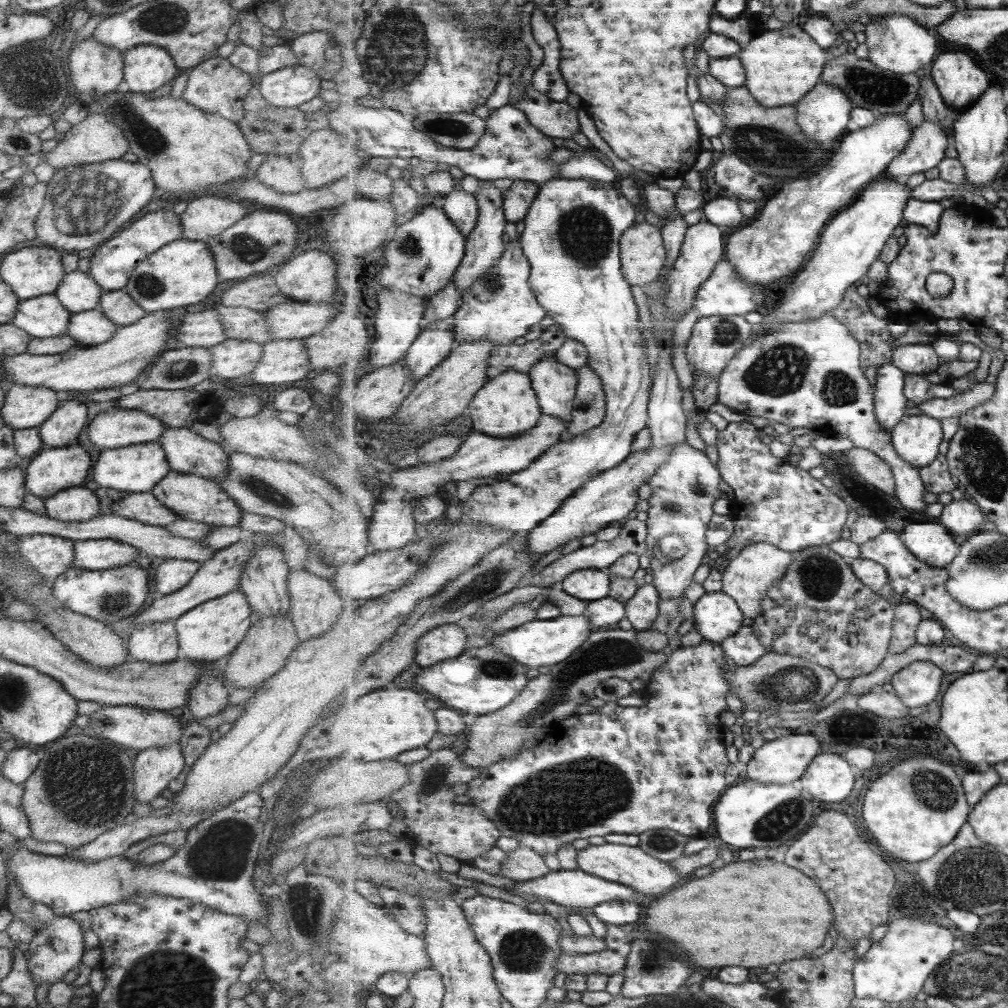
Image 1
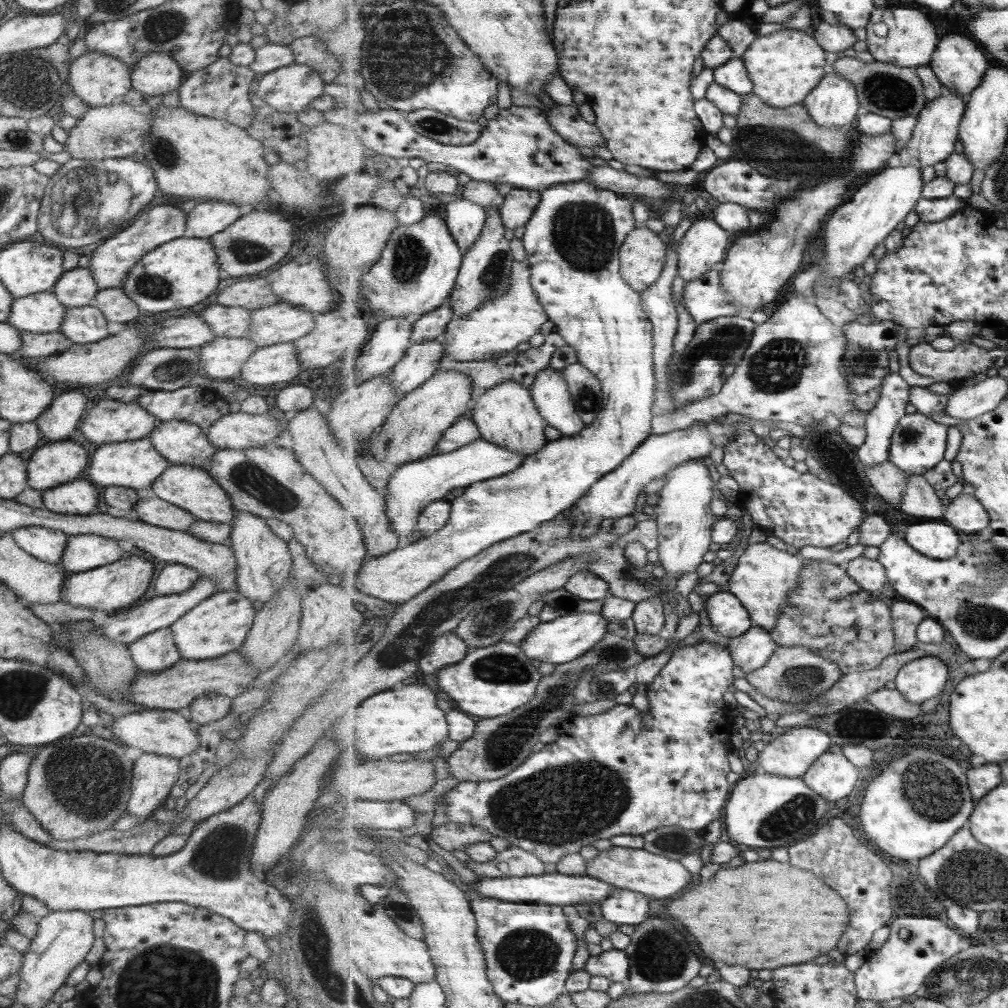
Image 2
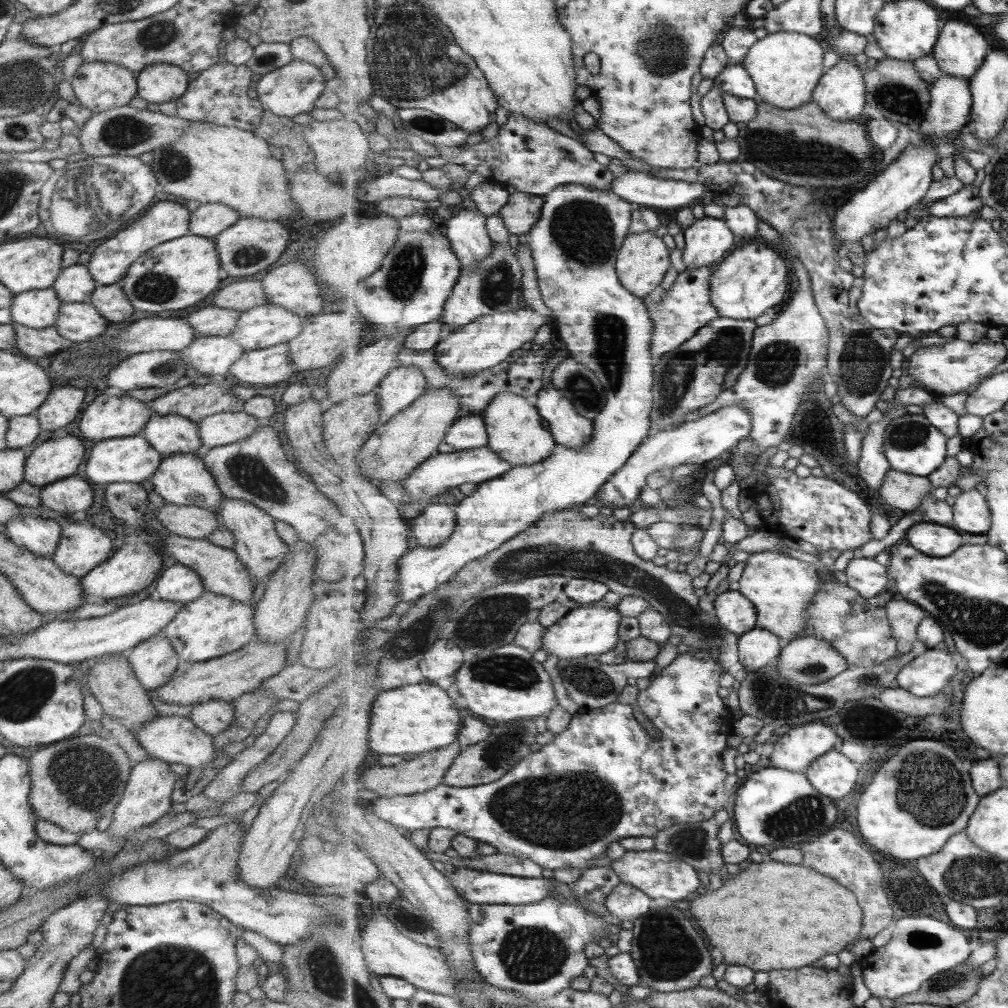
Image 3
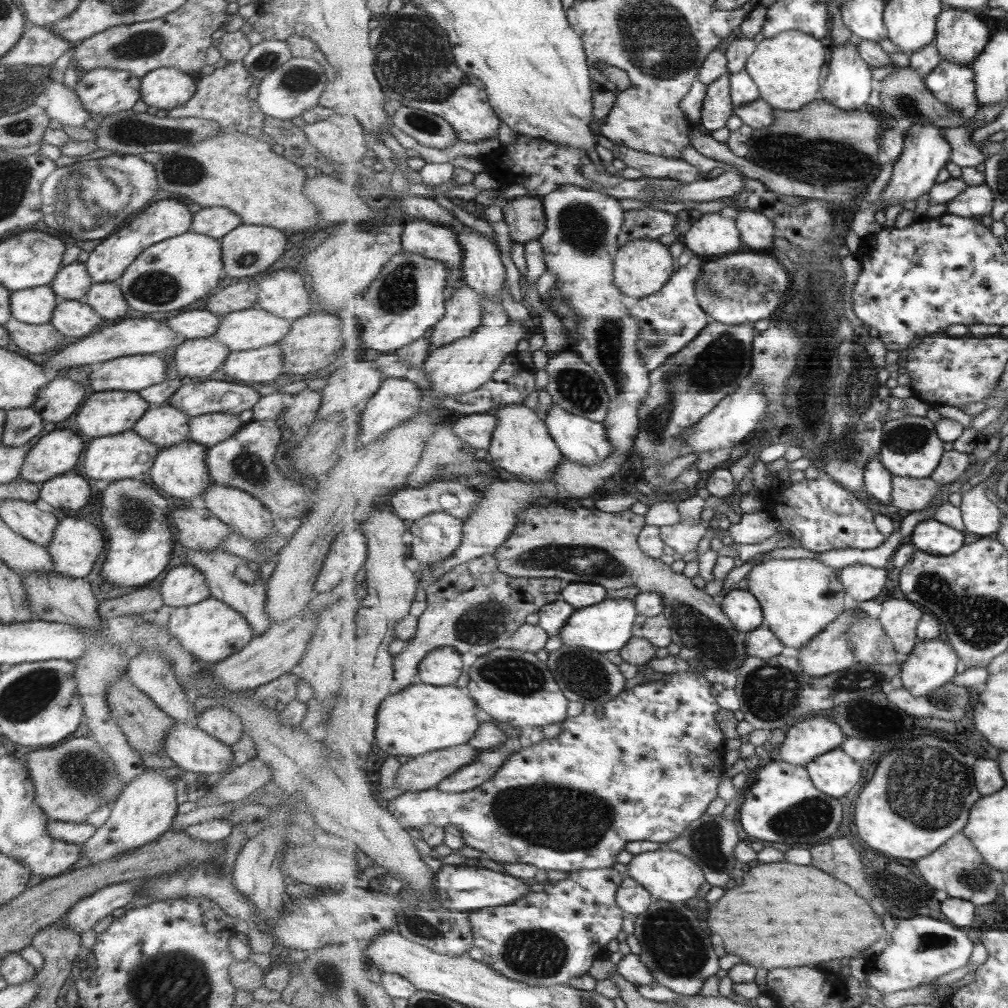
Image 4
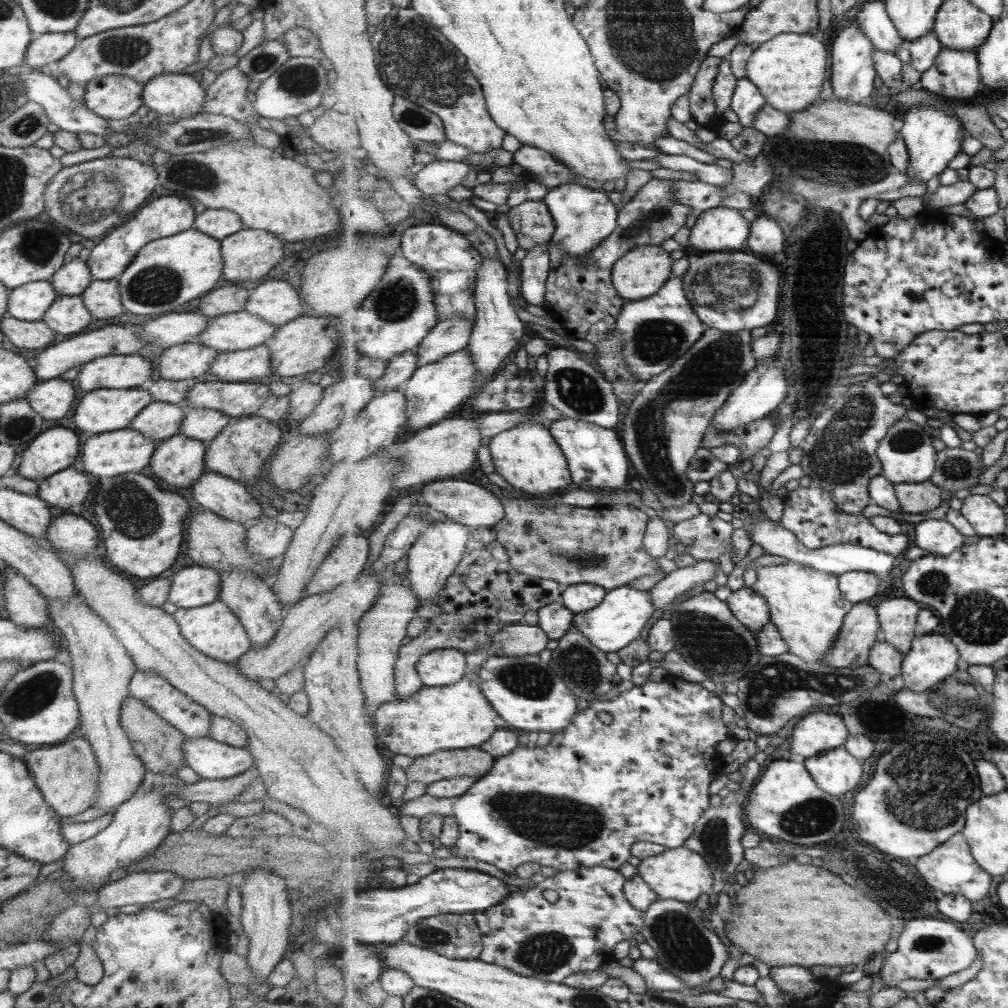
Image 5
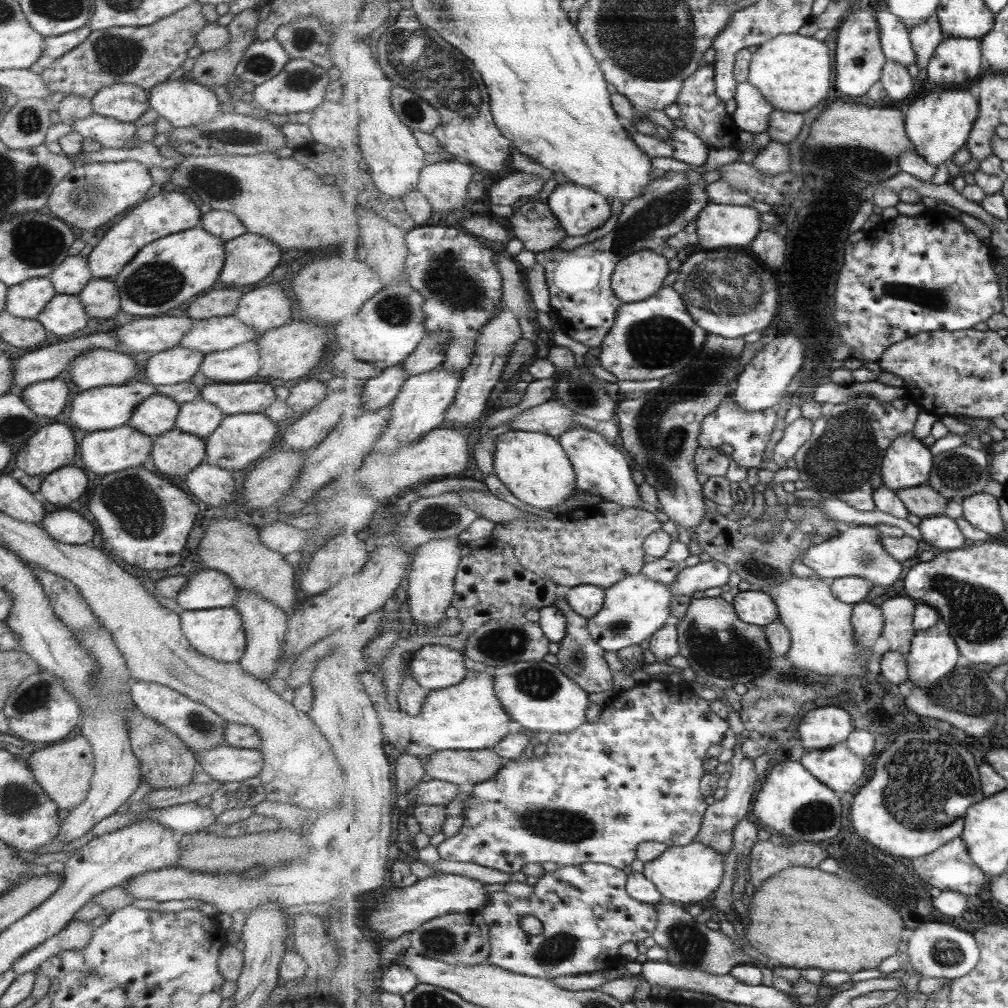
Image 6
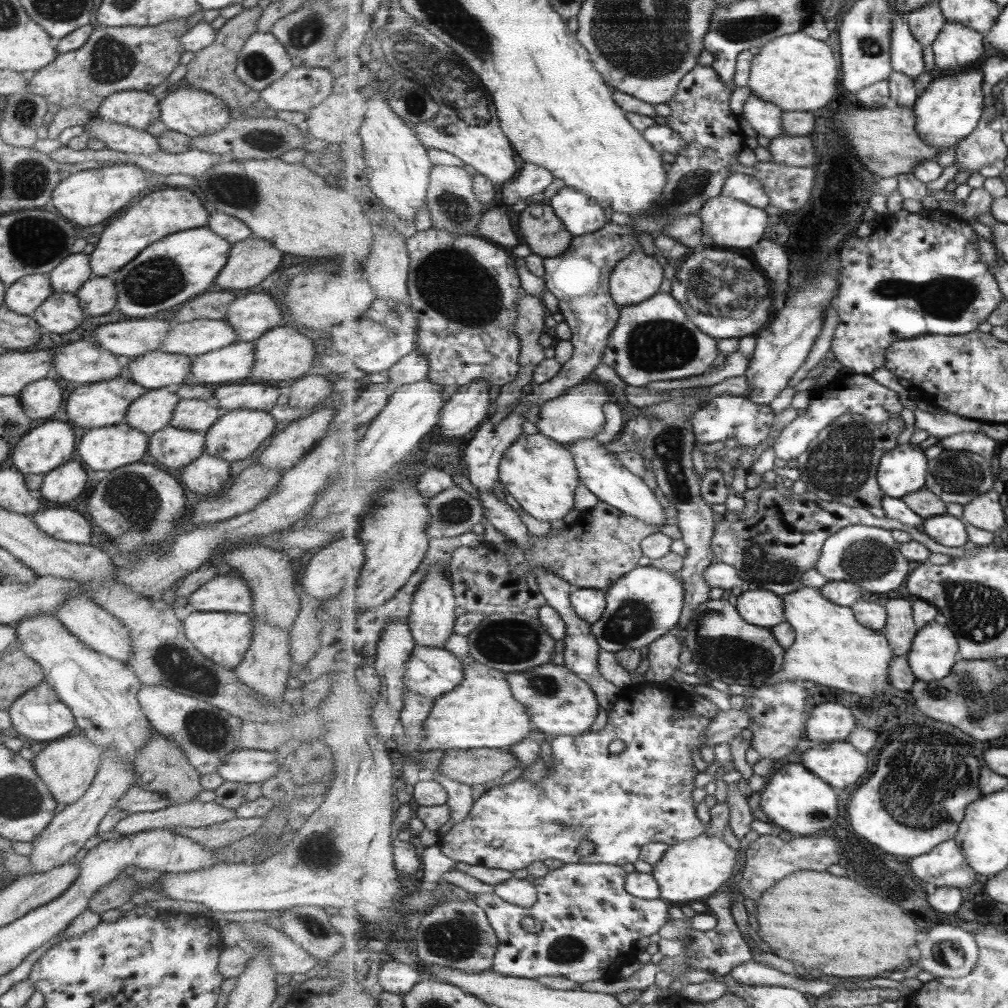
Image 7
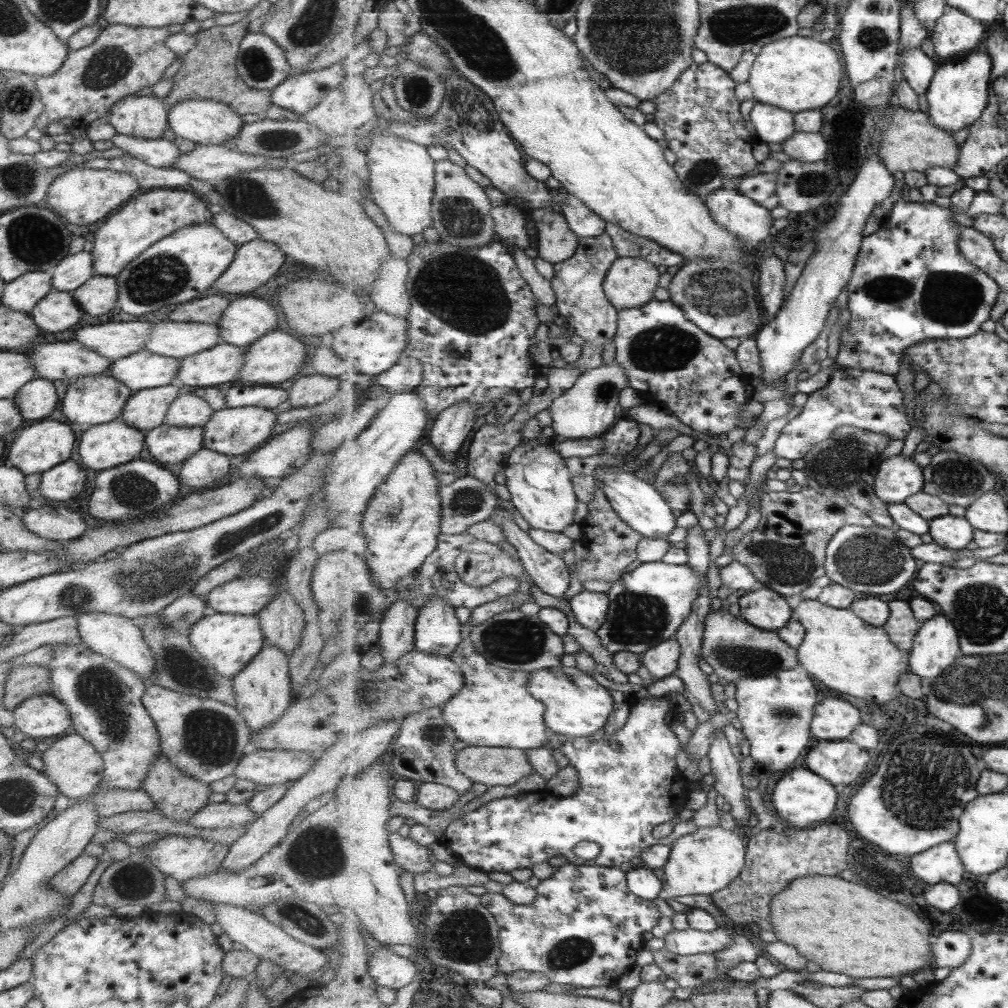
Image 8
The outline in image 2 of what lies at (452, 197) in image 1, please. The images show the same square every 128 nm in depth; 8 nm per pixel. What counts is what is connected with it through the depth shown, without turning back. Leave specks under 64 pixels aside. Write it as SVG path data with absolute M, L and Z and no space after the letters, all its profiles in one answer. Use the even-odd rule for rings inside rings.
M462 195L459 201L447 204L448 228L464 254L470 252L475 242L481 237L487 220L488 210L484 206L466 200Z

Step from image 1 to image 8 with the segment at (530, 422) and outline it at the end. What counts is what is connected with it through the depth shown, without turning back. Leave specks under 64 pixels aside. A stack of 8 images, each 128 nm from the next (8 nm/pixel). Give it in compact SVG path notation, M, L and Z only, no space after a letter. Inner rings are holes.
M539 437L537 442L535 439L525 441L507 456L502 473L512 496L511 501L530 527L547 532L563 532L575 523L575 510L579 500L568 460L561 456L561 452L557 452L549 444L539 442Z

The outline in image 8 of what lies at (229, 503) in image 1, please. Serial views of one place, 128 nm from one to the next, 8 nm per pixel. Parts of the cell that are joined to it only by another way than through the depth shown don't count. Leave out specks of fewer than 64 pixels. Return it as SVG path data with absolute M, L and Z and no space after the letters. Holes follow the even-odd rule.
M161 423L144 433L145 446L158 464L167 462L179 466L203 447L203 429L197 426L169 426Z

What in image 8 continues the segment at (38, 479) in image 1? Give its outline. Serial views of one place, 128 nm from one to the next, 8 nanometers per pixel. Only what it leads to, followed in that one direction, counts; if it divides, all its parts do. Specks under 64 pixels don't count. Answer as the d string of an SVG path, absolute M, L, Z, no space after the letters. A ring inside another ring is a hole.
M57 420L35 422L31 426L25 426L21 432L17 432L17 436L13 436L13 442L9 444L9 450L5 456L5 466L17 468L24 475L45 472L71 456L71 450L75 448L73 446L75 440L77 436L73 436L71 428Z

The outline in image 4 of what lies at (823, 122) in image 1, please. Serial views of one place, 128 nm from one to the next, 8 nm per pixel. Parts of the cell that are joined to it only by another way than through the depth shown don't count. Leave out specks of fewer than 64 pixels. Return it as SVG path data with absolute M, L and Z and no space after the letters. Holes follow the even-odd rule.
M849 39L832 49L825 80L825 100L846 111L864 110L871 98L873 72L859 55L857 39Z

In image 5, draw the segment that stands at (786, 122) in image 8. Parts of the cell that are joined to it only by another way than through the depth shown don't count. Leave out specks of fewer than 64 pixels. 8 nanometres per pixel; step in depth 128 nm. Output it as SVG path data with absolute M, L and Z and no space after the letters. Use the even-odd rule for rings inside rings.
M741 78L732 100L732 109L739 114L740 124L744 127L753 127L757 112L768 104L760 88L749 78Z

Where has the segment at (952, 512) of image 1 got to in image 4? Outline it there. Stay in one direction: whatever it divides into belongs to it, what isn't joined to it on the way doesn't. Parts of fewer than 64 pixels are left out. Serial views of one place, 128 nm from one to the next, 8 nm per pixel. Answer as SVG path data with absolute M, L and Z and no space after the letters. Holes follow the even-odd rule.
M984 483L975 486L970 491L962 495L960 505L966 530L978 535L980 538L991 536L995 537L999 532L999 528L1001 528L1001 520L1003 520L1004 514L1002 509L999 509L999 506L997 506L995 502L991 502L991 500L987 498L985 491L986 486Z

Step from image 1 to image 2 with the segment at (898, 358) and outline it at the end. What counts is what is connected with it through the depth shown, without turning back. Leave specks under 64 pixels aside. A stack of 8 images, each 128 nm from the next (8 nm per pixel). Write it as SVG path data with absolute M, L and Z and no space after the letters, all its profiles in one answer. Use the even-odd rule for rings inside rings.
M967 341L959 342L950 352L940 352L931 343L921 343L913 346L909 353L913 371L954 387L980 372L991 374L987 369L991 364L999 365L1000 361L994 361L989 350Z

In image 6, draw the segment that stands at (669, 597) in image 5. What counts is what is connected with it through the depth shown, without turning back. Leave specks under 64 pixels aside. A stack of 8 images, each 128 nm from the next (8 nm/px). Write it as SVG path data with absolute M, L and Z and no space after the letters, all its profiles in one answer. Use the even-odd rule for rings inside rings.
M712 559L690 567L683 566L677 580L669 587L673 595L699 596L703 590L725 586L731 578L731 571L725 563Z

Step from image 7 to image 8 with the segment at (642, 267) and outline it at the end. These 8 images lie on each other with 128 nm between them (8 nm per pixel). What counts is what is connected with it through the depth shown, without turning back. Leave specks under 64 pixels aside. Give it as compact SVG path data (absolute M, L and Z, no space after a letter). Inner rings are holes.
M619 256L609 270L604 290L618 309L639 308L655 298L661 272L657 265L646 261Z

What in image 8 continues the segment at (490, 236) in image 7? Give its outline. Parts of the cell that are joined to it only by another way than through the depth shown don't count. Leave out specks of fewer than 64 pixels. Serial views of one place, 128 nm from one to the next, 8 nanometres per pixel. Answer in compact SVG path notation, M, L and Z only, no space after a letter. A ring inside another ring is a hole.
M501 205L490 213L495 220L497 240L509 248L516 245L525 250L531 248L531 236L527 230L527 216L519 208Z

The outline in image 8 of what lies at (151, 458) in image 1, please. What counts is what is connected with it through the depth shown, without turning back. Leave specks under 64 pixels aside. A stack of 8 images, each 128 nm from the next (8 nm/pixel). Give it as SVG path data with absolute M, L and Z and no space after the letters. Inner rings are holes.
M120 417L87 428L77 442L81 464L105 470L139 458L145 433L125 424Z

